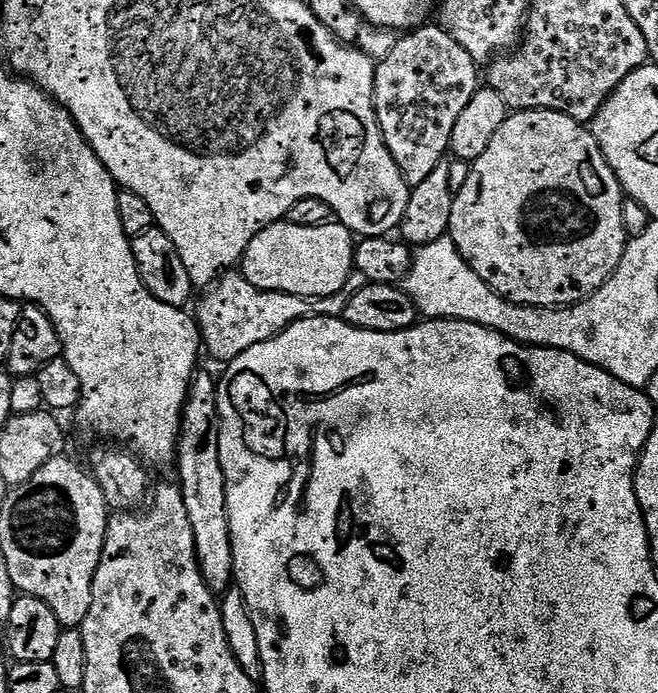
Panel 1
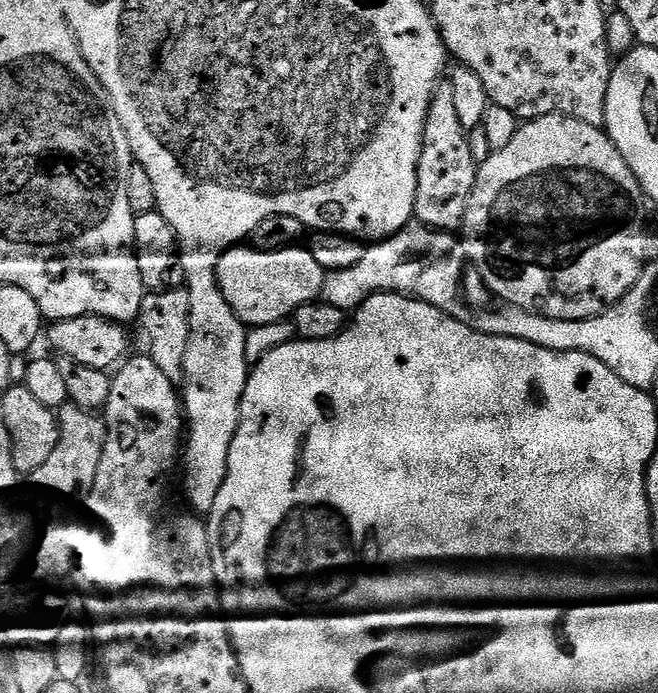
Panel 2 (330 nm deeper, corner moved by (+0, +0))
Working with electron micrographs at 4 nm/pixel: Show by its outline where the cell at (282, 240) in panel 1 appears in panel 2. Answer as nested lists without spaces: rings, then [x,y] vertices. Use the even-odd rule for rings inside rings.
[[[233,246],[220,256],[216,267],[216,281],[230,310],[245,326],[270,326],[279,320],[288,320],[304,304],[311,304],[324,291],[324,268],[314,262],[314,254],[307,247],[289,246],[278,252],[262,252],[251,246]]]

